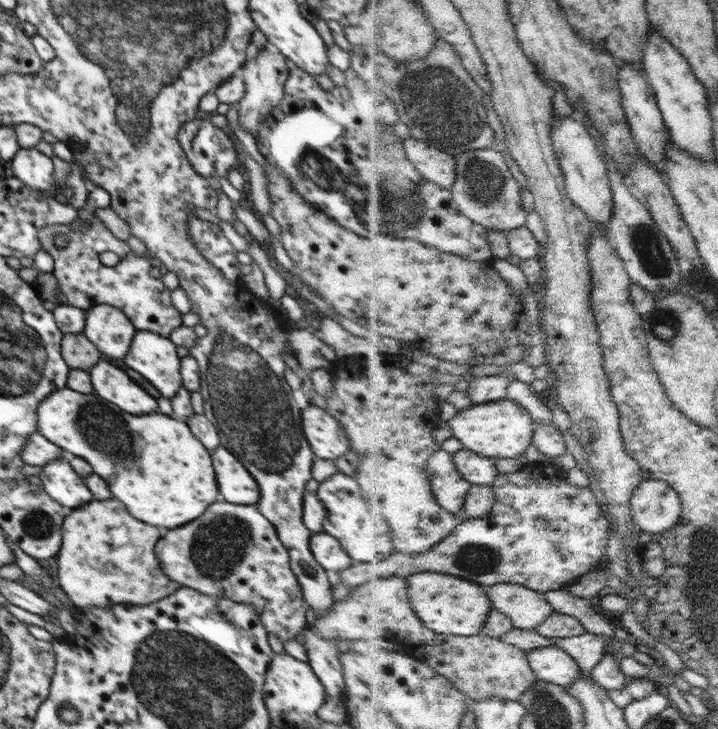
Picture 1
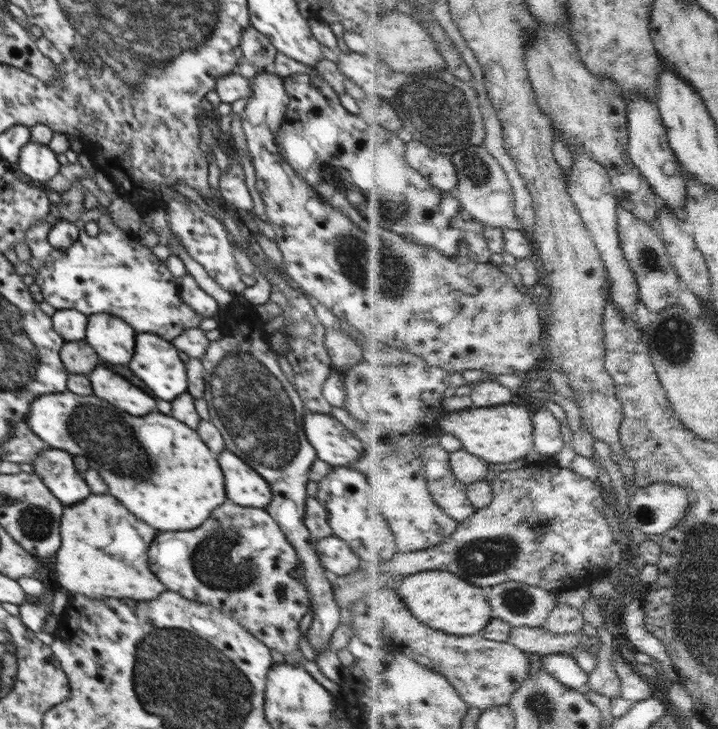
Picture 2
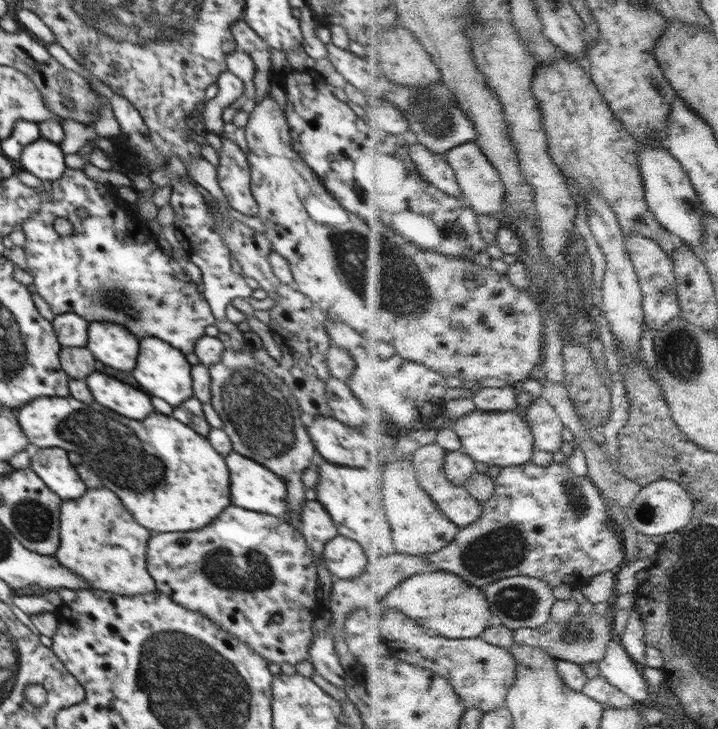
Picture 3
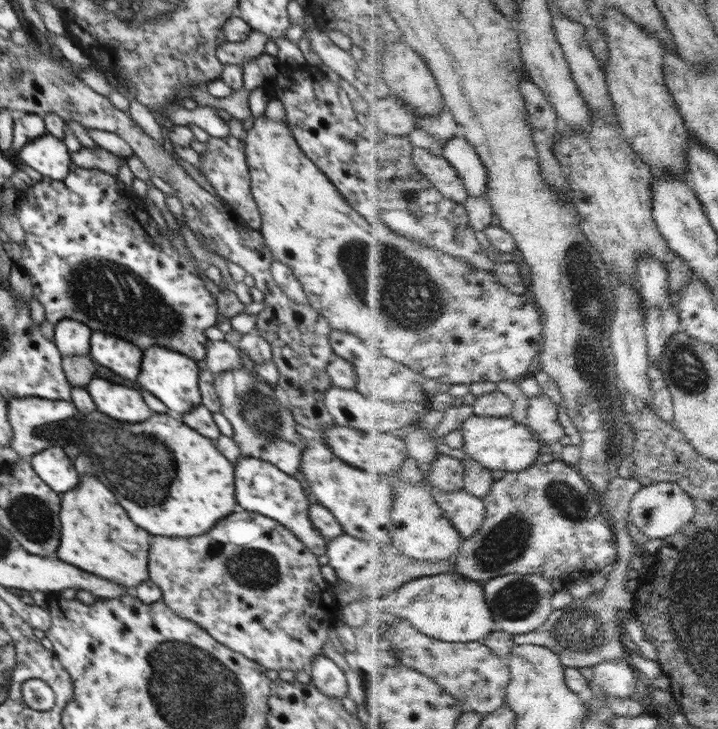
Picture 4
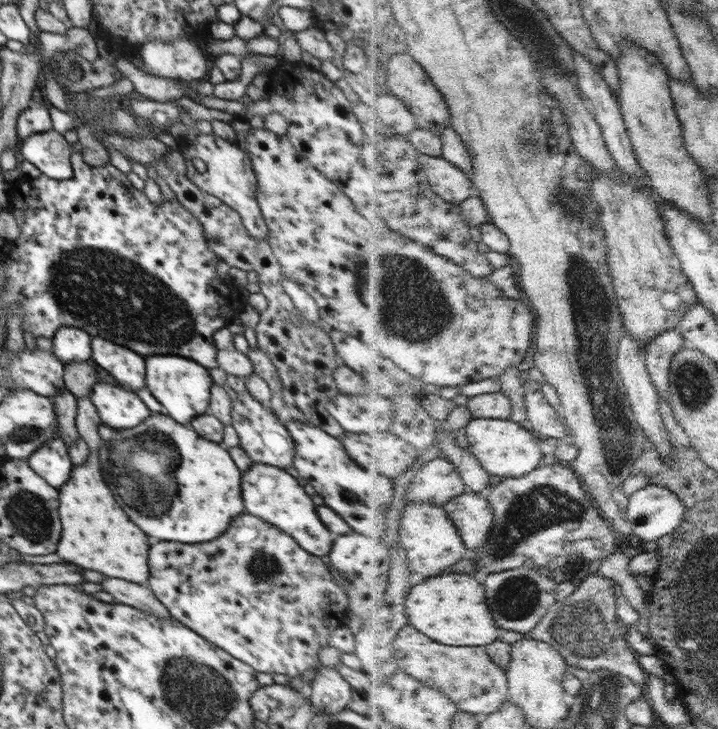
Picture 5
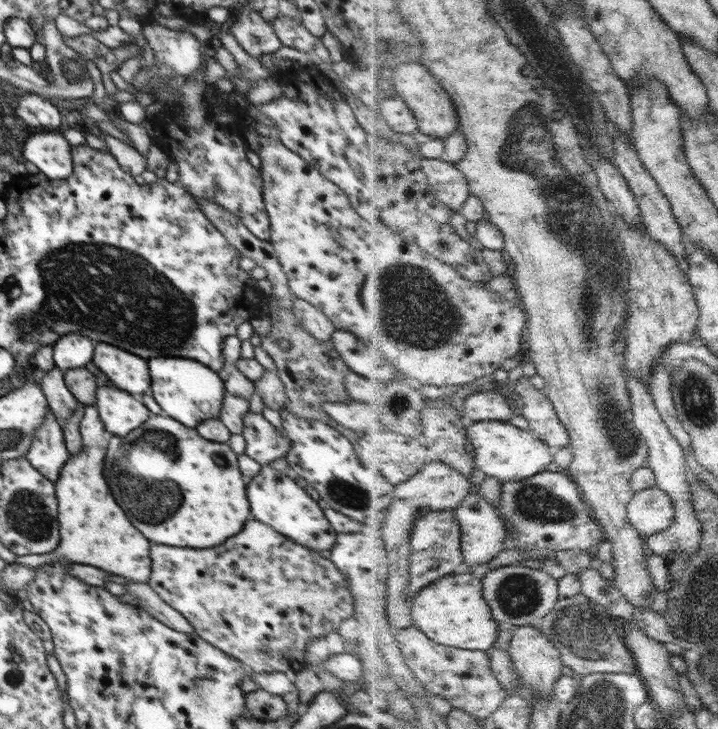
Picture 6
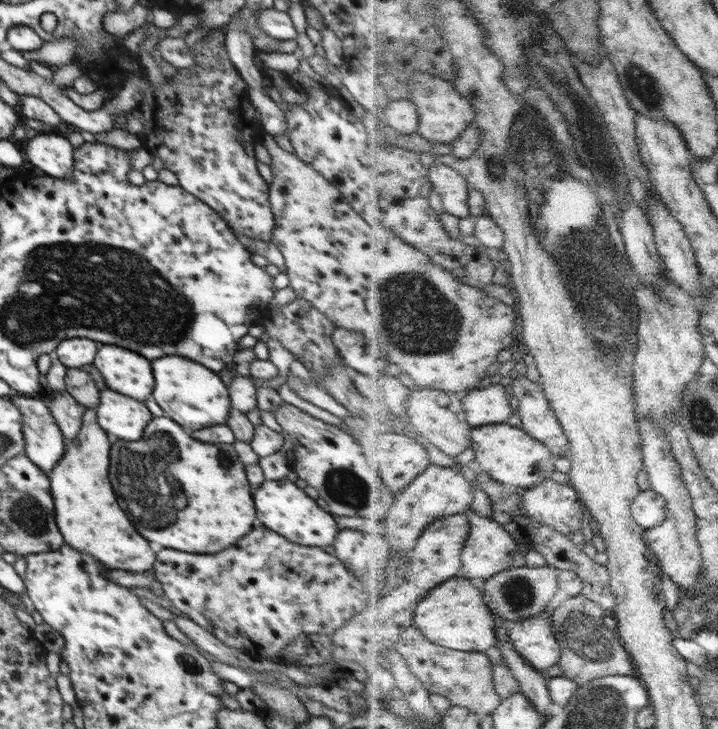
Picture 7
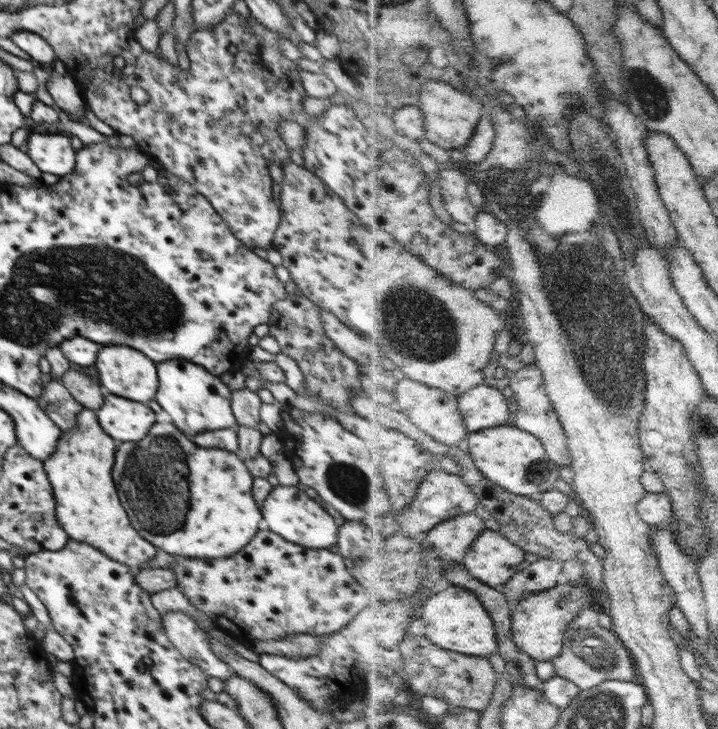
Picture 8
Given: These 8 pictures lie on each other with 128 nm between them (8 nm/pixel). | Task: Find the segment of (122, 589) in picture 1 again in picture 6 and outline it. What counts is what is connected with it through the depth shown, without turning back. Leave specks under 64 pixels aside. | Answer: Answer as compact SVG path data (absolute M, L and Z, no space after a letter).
M85 405L85 413L80 421L79 431L82 437L82 448L73 455L69 455L60 471L58 480L55 482L55 497L57 498L57 519L59 522L59 533L61 536L58 548L48 554L26 554L26 556L17 556L15 563L26 567L38 568L40 565L57 561L58 559L68 559L72 563L78 563L96 567L106 572L123 576L128 580L134 580L136 583L147 583L149 581L152 569L150 549L152 542L148 542L126 518L124 510L116 504L104 476L104 456L108 448L108 432L104 430L99 414L96 412L96 406Z

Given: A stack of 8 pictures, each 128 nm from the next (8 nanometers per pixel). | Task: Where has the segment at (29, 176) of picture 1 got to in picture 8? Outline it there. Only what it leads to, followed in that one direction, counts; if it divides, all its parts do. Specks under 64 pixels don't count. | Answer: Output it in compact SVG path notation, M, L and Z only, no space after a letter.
M29 134L27 141L27 154L42 173L60 178L75 170L77 151L72 148L69 134Z

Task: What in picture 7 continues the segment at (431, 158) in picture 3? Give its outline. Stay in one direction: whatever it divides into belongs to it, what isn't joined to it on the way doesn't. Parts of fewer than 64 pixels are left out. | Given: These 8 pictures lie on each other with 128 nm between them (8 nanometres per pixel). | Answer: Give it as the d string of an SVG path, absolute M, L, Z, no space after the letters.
M436 162L432 169L432 183L441 195L444 210L460 219L472 217L471 189L468 180L455 167Z

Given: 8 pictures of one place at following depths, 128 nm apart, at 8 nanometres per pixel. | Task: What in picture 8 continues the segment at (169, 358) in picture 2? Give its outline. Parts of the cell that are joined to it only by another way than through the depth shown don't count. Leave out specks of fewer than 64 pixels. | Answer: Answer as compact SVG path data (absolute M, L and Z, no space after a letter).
M184 360L162 362L157 366L160 388L156 392L156 402L172 416L176 428L186 434L200 434L226 428L236 428L237 420L231 409L231 391L220 377Z

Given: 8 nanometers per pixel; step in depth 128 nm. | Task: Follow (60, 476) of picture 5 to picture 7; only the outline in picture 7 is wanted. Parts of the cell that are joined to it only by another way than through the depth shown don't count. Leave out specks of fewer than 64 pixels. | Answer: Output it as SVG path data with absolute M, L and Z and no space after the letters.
M9 394L23 418L24 453L44 473L49 473L65 453L66 438L56 424L44 396L25 398Z

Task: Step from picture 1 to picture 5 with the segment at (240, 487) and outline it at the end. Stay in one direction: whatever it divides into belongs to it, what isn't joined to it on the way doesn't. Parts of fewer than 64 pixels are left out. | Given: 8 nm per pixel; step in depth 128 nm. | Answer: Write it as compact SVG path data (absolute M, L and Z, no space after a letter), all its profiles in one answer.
M254 462L248 472L242 474L242 498L248 514L254 514L264 522L269 522L283 530L304 550L319 557L330 552L334 533L330 532L319 519L318 506L314 504L312 497L304 491L304 487L298 483L298 480L284 469Z

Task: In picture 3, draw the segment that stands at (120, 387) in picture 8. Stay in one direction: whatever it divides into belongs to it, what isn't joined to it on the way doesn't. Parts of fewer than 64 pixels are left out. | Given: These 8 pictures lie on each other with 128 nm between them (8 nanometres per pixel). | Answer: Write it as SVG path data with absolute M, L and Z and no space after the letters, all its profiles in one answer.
M92 322L88 327L87 349L110 368L132 372L139 352L139 339L110 322Z

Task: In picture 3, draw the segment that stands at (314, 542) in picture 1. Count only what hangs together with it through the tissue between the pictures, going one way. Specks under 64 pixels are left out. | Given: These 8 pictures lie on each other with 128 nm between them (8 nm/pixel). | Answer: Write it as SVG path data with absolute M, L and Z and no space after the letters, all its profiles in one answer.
M340 534L325 544L322 554L323 563L334 579L360 576L372 559L371 556L364 554L359 542Z

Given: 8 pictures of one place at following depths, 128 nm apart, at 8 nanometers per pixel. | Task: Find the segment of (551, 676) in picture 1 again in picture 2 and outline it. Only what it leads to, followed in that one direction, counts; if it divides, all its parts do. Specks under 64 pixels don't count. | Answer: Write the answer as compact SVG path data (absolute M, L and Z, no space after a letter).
M549 654L544 657L542 664L544 664L544 670L548 670L560 682L577 691L584 691L589 686L590 674L572 654Z

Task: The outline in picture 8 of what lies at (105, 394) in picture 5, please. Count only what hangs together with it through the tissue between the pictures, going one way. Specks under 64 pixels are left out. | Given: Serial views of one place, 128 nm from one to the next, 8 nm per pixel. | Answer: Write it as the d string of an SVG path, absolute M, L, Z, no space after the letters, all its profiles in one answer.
M112 394L104 398L104 406L98 409L96 416L104 432L122 442L142 440L156 422L156 414L148 406Z

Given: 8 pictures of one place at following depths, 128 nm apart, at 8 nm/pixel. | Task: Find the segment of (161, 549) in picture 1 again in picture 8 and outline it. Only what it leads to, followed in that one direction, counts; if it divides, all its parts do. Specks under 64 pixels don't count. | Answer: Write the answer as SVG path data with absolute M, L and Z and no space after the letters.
M260 530L252 542L249 542L238 553L229 556L226 559L223 558L186 558L182 556L180 561L177 561L172 565L170 569L177 578L177 586L182 588L182 592L188 601L197 610L202 612L208 618L212 619L215 626L230 635L237 642L245 644L248 648L254 641L266 641L266 640L283 640L287 637L306 634L306 635L328 635L336 633L338 630L346 627L370 602L370 597L365 588L351 575L349 569L349 562L342 555L338 554L335 549L309 549L297 545L293 542L288 542L285 538L282 538L279 534L273 533L271 530Z

